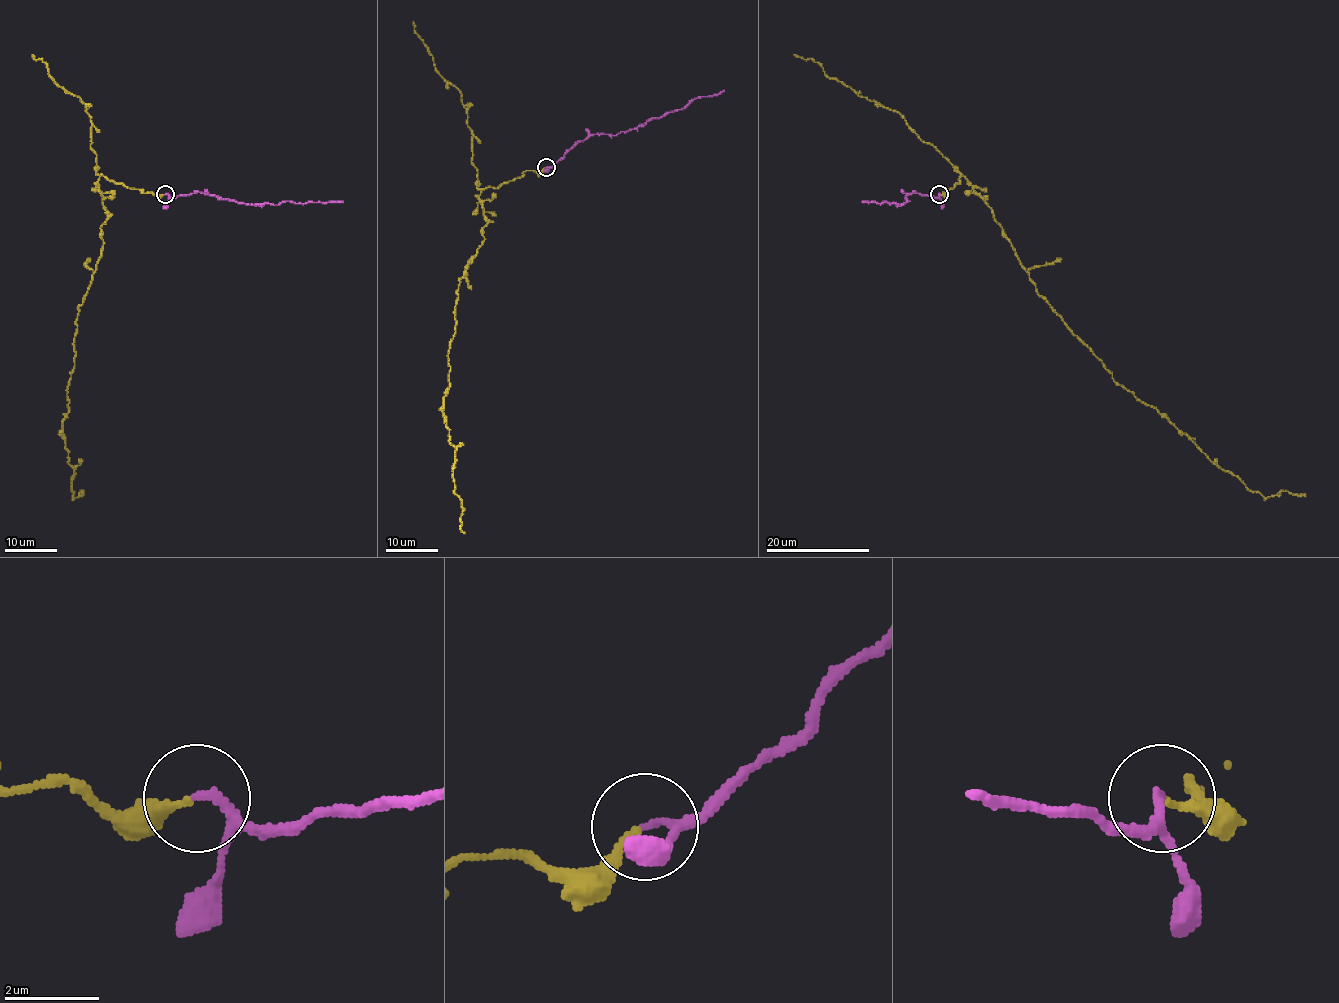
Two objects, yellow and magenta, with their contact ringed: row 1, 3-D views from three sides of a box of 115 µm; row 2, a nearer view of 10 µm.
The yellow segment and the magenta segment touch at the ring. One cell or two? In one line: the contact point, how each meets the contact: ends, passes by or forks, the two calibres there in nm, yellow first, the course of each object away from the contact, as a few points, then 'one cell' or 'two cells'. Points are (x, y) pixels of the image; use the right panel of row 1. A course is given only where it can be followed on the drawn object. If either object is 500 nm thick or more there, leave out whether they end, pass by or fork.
at (939, 194); yellow ends there; magenta passes by; 160 nm thick on the yellow side, 120 nm on the other; yellow runs (940, 194), (962, 175), (1037, 293), (1116, 382), (1155, 407), (1221, 469), (1264, 498), (1305, 494); magenta runs (940, 194), (938, 197), (914, 192), (907, 194), (907, 199), (901, 205), (862, 201); one cell

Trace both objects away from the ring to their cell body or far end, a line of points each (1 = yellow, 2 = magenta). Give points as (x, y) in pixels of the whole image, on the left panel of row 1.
1: (164, 194), (98, 180), (103, 250), (78, 308), (62, 430), (73, 498), (84, 494)
2: (165, 194), (172, 197), (198, 192), (255, 205), (343, 201)

